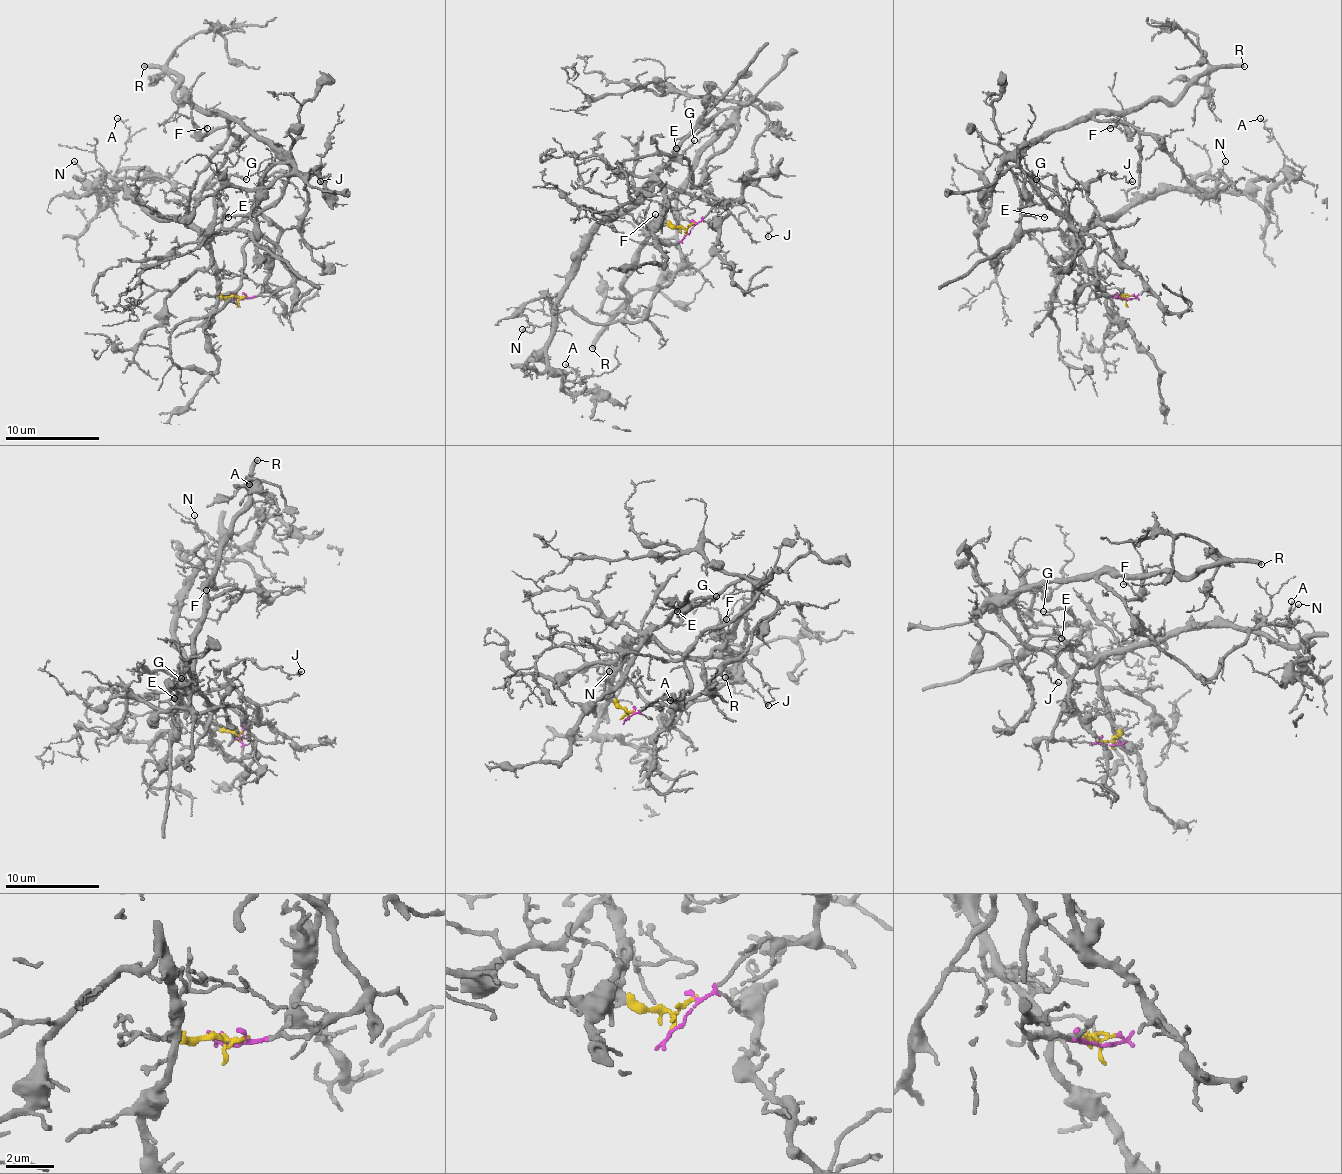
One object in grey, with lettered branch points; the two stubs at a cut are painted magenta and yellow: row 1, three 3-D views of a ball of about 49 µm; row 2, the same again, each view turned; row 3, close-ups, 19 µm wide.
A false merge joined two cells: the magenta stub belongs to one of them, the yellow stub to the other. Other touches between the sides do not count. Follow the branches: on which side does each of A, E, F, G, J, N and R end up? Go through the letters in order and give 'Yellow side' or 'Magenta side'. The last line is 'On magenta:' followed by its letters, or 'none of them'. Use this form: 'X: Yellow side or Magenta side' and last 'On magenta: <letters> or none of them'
A: Yellow side
E: Magenta side
F: Magenta side
G: Yellow side
J: Yellow side
N: Yellow side
R: Magenta side
On magenta: E, F, R

